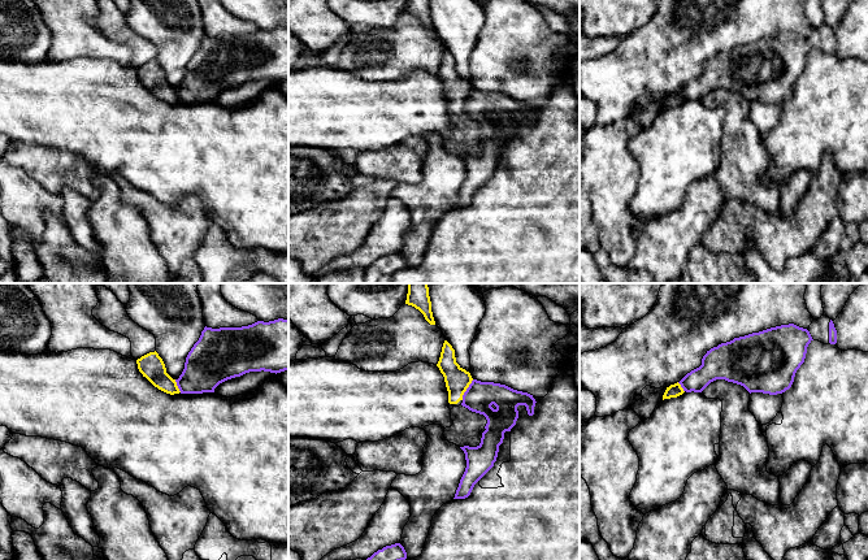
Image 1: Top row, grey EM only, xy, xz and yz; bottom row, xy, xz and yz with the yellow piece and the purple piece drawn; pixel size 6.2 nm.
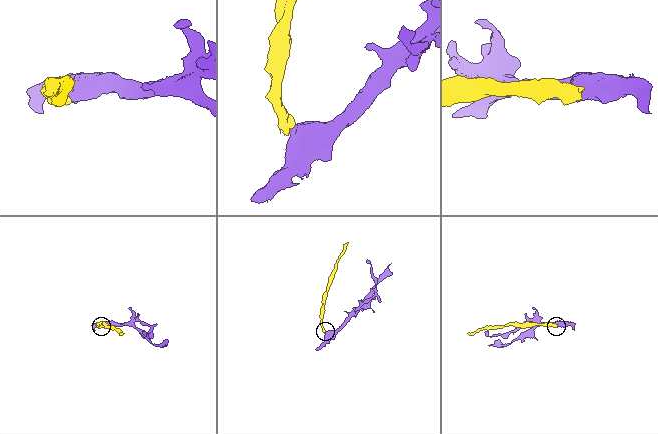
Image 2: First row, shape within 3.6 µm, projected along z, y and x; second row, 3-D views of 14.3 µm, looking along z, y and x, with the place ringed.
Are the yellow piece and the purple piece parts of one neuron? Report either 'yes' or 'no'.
no

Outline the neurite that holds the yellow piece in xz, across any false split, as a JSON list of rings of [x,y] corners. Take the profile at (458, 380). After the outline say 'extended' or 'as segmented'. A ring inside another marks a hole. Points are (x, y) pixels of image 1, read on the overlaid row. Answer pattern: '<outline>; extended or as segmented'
[[[444,340],[439,361],[437,364],[444,377],[448,391],[448,403],[453,405],[451,409],[451,420],[453,425],[444,429],[444,438],[450,443],[459,447],[477,447],[481,443],[482,433],[487,420],[483,414],[469,411],[463,407],[463,395],[472,383],[473,378],[469,372],[463,369],[455,357],[455,350]]]; extended

